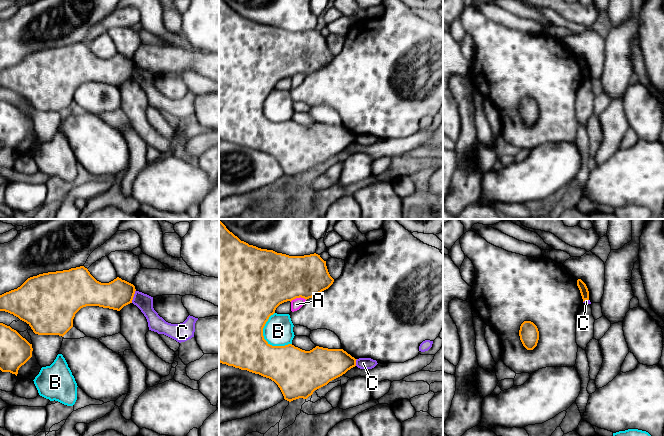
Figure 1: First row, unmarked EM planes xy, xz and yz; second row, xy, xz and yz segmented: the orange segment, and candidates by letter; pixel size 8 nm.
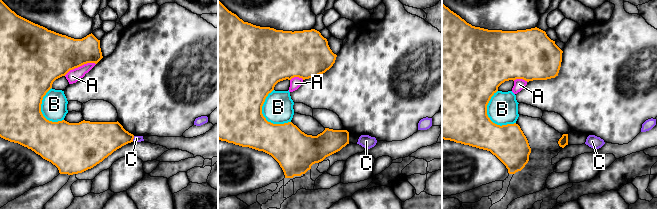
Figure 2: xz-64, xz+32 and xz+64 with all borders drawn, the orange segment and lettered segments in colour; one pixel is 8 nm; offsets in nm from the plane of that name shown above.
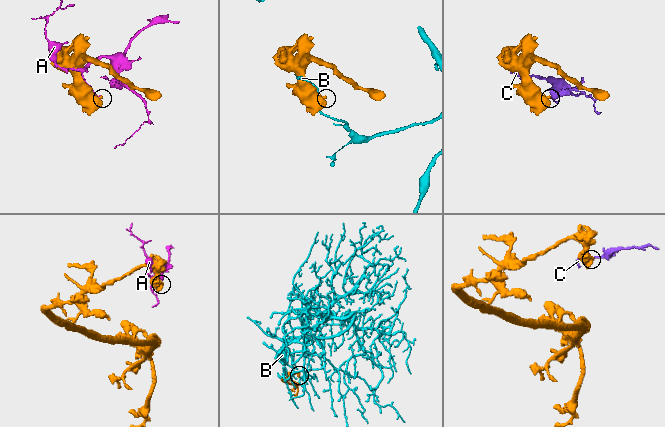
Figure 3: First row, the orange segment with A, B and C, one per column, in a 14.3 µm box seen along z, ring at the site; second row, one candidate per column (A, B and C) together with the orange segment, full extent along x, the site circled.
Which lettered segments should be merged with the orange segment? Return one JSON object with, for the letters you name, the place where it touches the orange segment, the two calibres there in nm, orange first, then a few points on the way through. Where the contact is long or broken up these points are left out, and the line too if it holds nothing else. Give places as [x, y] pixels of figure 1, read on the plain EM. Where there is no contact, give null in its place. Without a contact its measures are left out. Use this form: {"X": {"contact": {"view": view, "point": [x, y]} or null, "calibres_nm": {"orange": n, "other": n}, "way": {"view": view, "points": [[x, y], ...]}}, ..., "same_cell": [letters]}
{"same_cell": []}

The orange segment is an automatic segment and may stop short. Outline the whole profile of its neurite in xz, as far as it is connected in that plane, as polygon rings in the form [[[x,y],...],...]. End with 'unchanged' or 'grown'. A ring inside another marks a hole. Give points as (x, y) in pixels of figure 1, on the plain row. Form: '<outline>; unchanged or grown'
[[[219,0],[219,138],[271,155],[280,164],[284,175],[289,178],[299,174],[307,175],[315,166],[355,143],[357,135],[343,125],[316,122],[310,127],[305,127],[292,120],[272,122],[263,112],[266,98],[280,80],[300,73],[306,76],[312,74],[328,65],[333,58],[326,37],[320,31],[314,29],[289,32],[261,25],[241,17],[224,0]]]; unchanged

